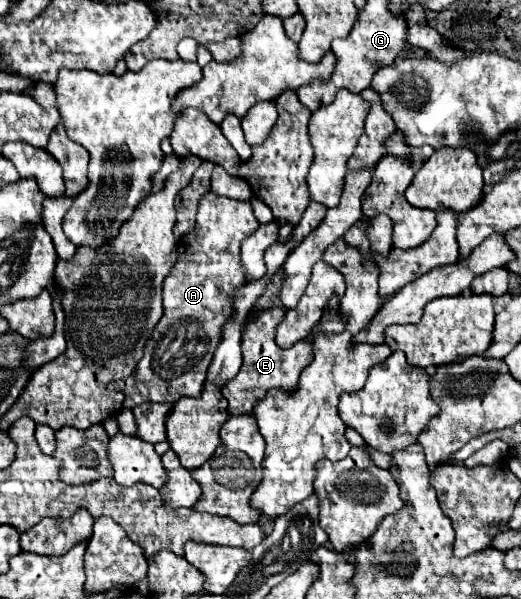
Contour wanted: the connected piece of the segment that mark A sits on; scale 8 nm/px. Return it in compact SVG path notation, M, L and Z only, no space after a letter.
M210 191L198 201L198 207L196 229L182 237L178 261L164 279L164 315L146 341L142 361L132 377L108 385L110 391L124 393L126 409L146 401L176 403L180 397L200 397L224 321L232 315L232 293L248 283L240 265L240 243L260 225L252 205Z

